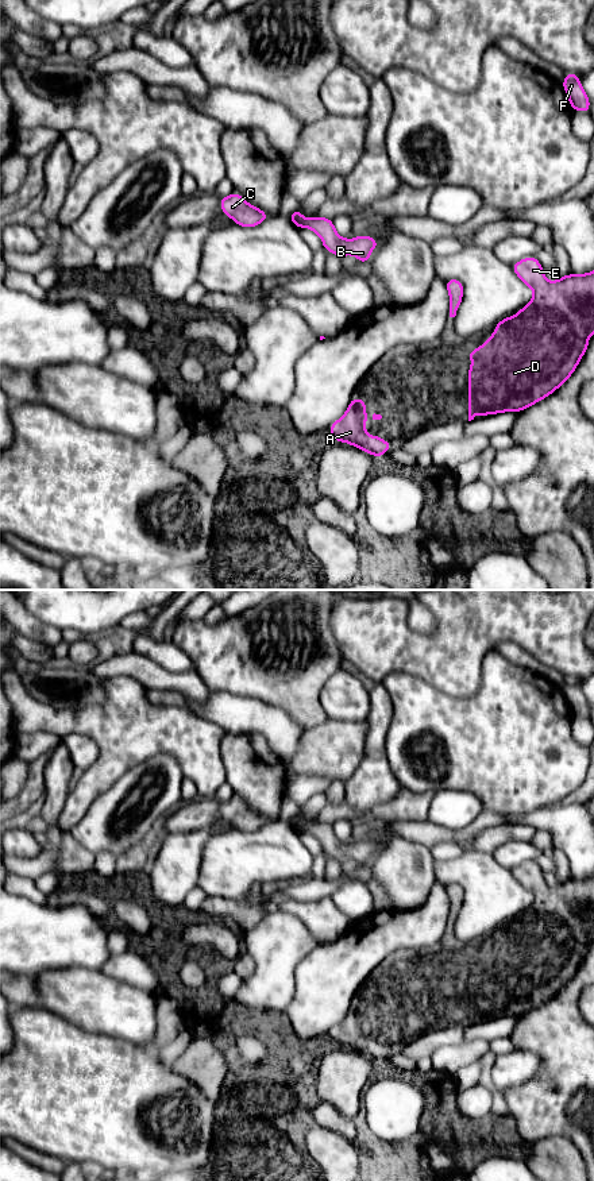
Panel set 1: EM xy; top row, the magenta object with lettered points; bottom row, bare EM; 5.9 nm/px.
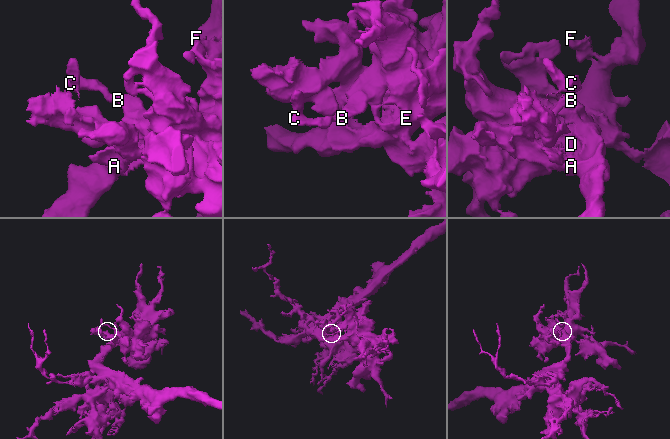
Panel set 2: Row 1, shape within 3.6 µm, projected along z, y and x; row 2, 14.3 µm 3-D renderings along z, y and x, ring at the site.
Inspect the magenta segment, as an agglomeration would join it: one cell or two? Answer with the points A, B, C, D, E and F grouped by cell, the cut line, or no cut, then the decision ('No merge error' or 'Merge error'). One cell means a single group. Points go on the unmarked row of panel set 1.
Groups: A B C D E F. No split. No merge error

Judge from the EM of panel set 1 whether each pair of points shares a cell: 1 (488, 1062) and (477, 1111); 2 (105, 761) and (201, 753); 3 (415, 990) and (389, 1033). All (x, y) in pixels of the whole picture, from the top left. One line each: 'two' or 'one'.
1: two
2: one
3: one

